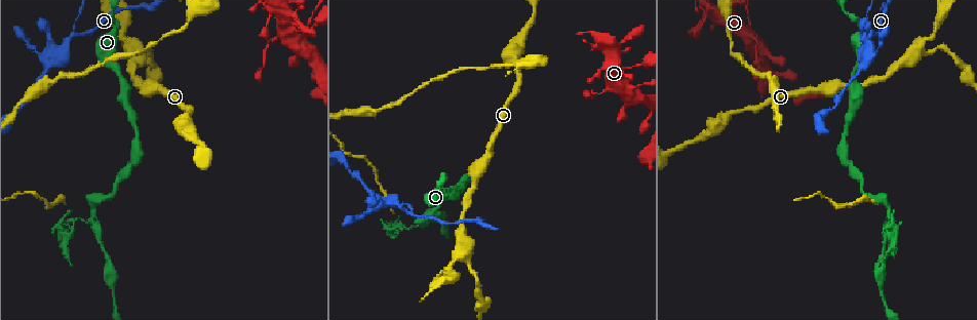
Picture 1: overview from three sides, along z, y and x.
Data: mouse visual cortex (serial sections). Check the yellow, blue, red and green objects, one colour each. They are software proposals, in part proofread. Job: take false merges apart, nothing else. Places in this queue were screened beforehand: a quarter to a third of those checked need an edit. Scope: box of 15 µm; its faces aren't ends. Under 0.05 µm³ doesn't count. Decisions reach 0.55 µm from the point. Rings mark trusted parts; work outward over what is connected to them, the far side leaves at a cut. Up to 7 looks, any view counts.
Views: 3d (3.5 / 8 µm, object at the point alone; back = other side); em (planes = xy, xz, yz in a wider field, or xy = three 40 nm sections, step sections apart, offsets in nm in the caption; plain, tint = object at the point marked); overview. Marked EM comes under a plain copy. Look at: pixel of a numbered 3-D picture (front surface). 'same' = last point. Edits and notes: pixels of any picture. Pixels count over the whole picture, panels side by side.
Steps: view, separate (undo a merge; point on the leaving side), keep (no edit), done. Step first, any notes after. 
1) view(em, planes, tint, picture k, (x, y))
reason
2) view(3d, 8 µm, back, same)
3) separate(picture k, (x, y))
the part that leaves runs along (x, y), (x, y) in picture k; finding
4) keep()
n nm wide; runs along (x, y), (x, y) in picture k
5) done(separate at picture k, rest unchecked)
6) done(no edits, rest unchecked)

view(3d, 3.5 µm, picture 1, (467, 259))
thick turns thin

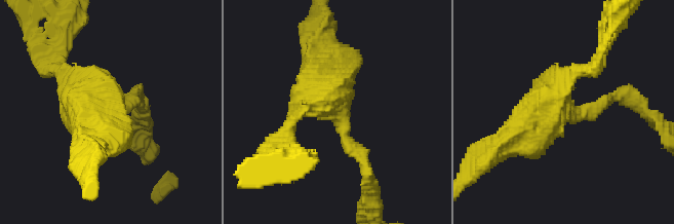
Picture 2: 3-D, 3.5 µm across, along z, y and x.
keep()
runs along (494, 148), (528, 129), (579, 72) in picture 2; continuous, no second cell

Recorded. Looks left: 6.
view(3d, 3.5 µm, picture 1, (942, 11))
three arms meet

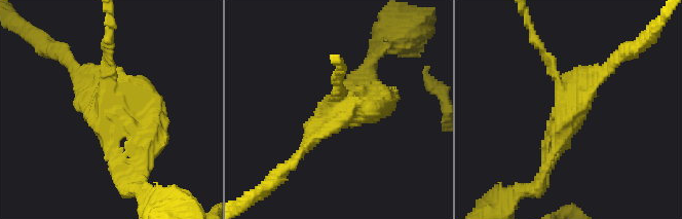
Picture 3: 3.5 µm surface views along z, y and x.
view(em, planes, tint, picture 3, (123, 114))
now the EM

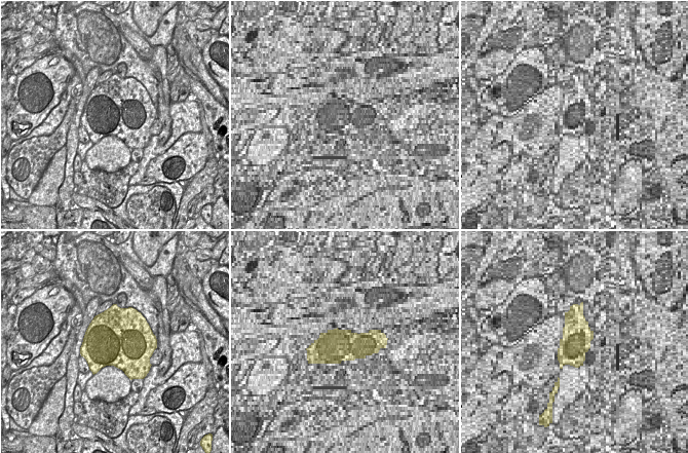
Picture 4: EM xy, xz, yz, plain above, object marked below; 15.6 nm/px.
separate(picture 3, (109, 49))
the part that leaves runs along (559, 81), (545, 57) in picture 3; two cells meet here

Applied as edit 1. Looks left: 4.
view(3d, 3.5 µm, back, picture 1, (403, 229))

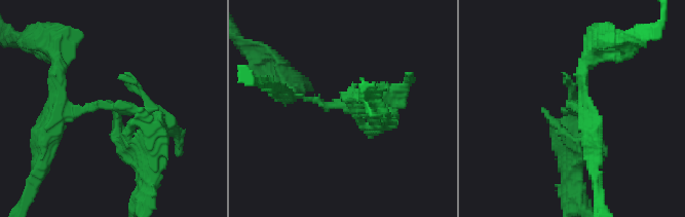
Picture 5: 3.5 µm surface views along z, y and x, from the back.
view(em, xy, step 1, tint, picture 5, (343, 104))
3 arms; arms of 150, 200, 200 nm

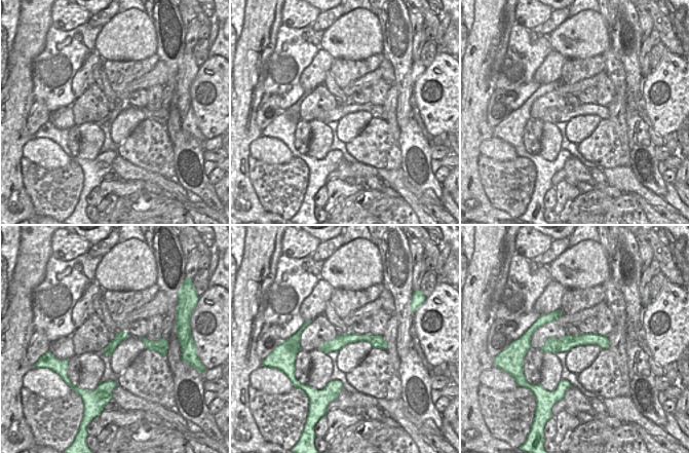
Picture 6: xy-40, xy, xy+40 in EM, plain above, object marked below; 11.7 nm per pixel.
keep()
runs along (606, 342), (580, 339), (544, 348) in picture 6; all the same cell

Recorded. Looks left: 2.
done(separate at picture 3, rest unchecked)

